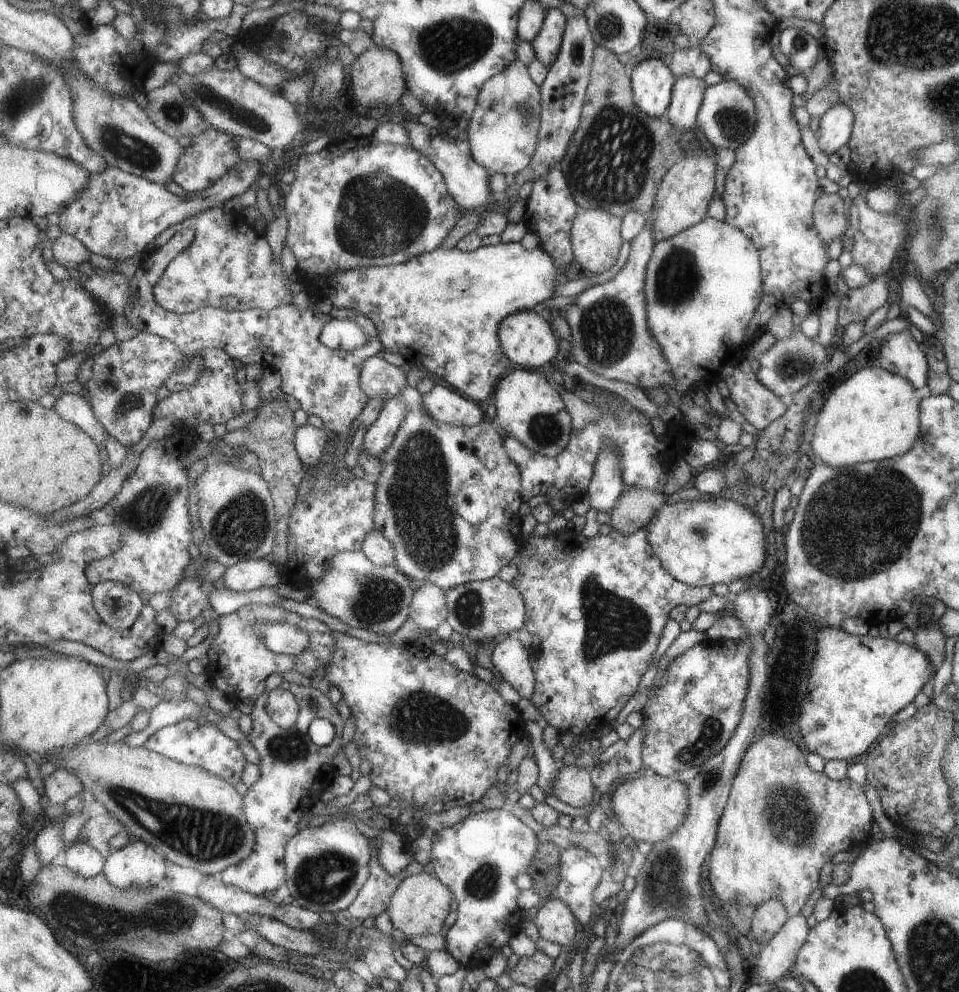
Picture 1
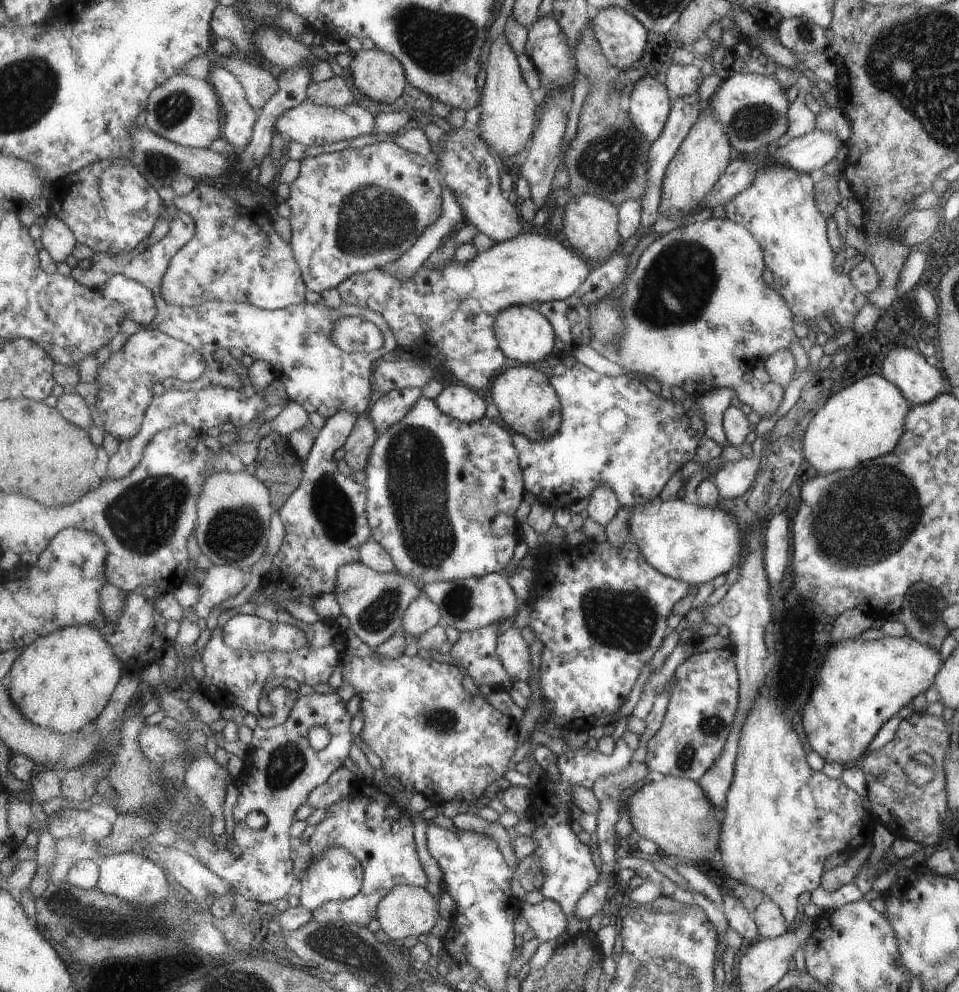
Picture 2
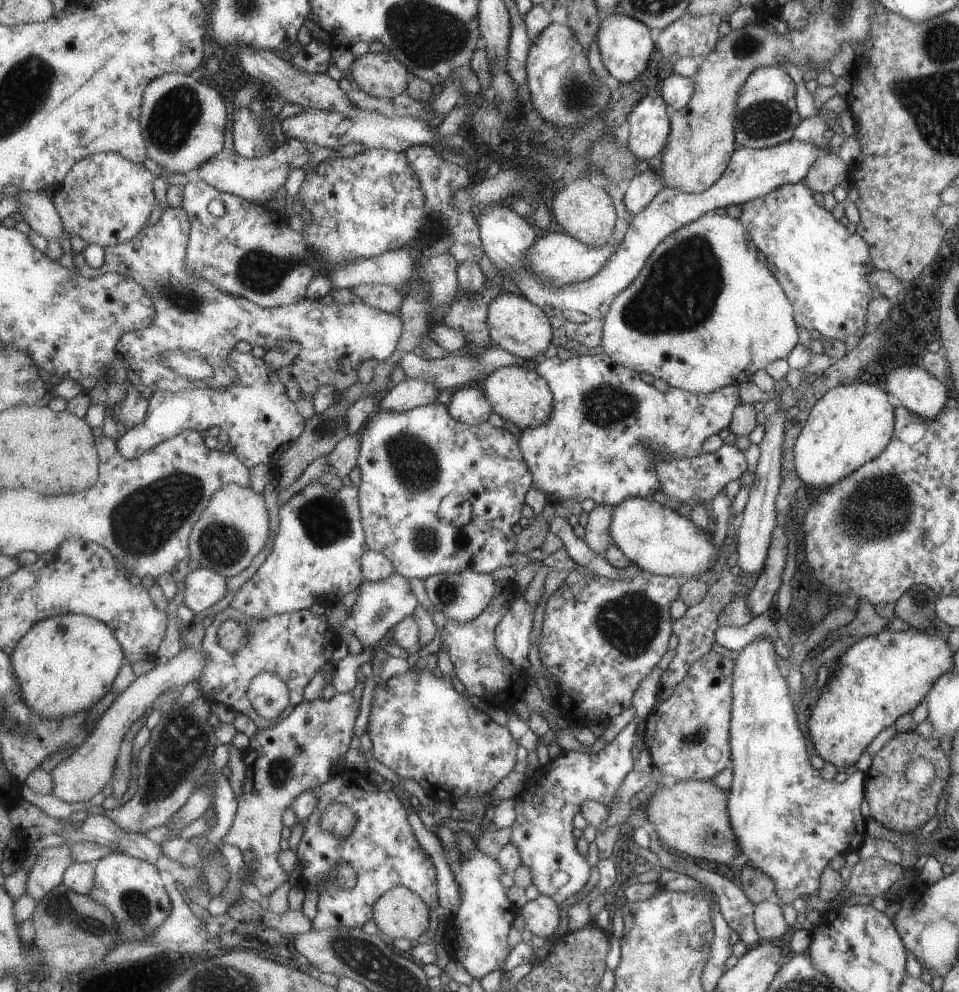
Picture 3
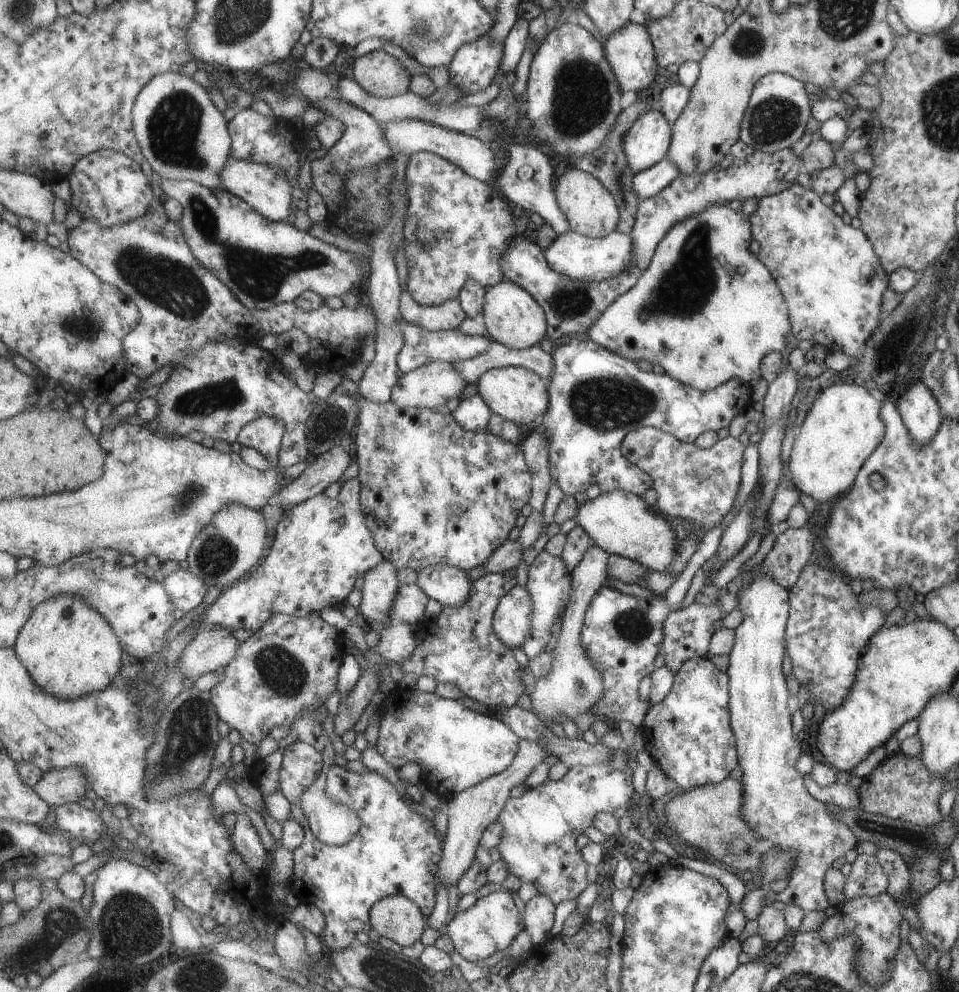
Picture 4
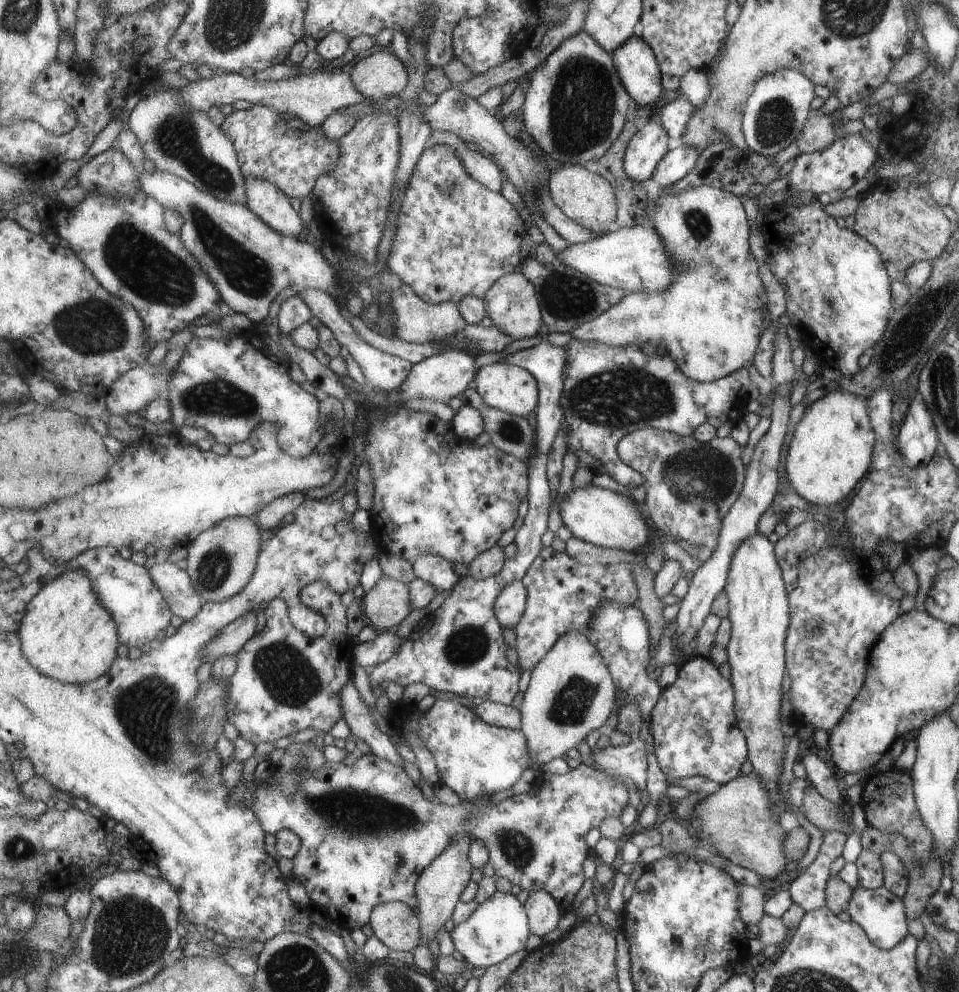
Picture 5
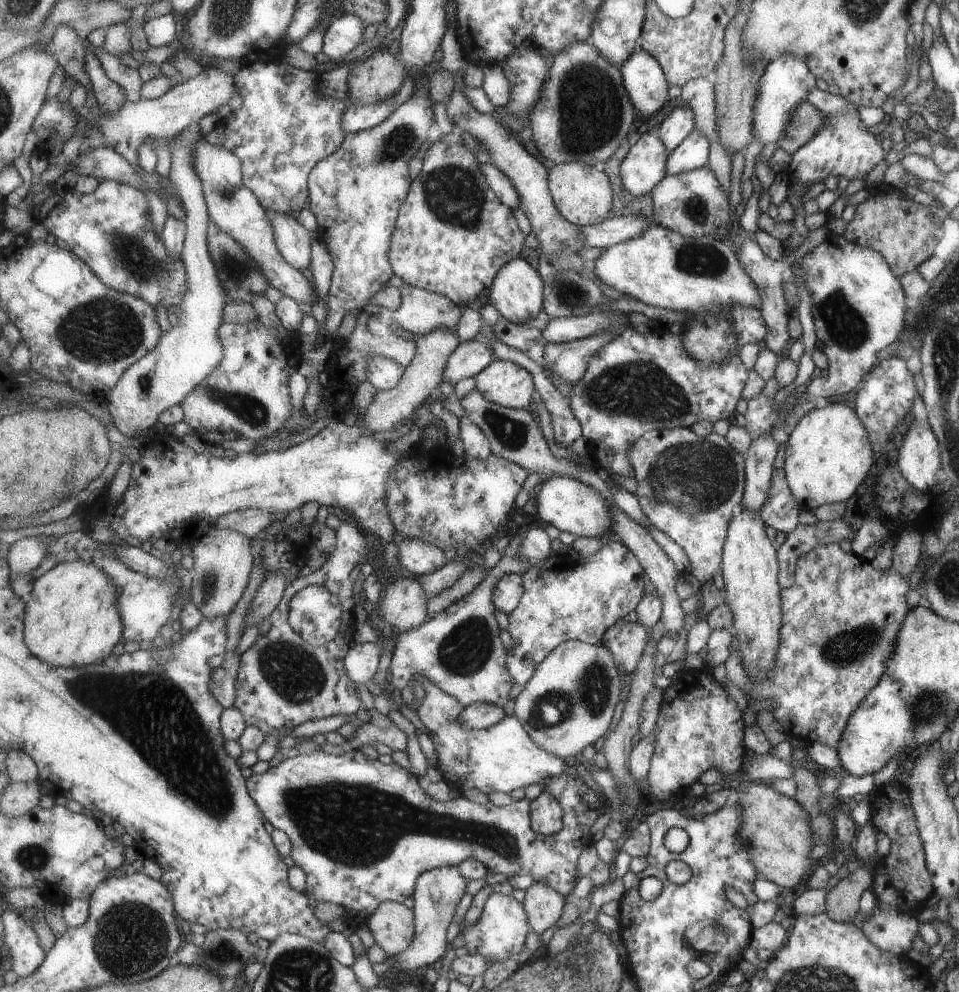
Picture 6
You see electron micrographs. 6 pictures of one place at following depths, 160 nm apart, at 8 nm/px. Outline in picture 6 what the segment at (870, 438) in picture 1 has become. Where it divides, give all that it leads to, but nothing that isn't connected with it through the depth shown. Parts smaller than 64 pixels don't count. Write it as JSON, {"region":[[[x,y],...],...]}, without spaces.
{"region":[[[820,402],[811,405],[810,409],[797,421],[797,424],[788,432],[788,438],[786,441],[786,447],[784,450],[784,477],[790,490],[790,493],[793,495],[795,502],[798,504],[800,510],[812,511],[818,506],[824,505],[825,503],[843,503],[845,500],[855,492],[855,488],[859,487],[859,484],[862,484],[861,480],[867,476],[867,466],[871,466],[871,442],[869,440],[869,434],[866,430],[864,423],[860,421],[860,418],[857,414],[853,414],[851,408],[847,408],[845,404],[833,404],[827,402]]]}

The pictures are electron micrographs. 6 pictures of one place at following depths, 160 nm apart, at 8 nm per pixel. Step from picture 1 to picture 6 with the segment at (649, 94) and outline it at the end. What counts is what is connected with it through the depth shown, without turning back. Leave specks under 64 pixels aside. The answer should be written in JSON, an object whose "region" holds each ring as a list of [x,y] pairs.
{"region":[[[645,134],[622,164],[624,185],[636,197],[647,196],[668,175],[670,152],[661,137]]]}

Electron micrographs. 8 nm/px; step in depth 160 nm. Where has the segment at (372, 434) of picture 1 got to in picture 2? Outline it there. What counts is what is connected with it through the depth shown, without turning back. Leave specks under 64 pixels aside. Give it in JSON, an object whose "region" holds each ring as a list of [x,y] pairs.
{"region":[[[418,387],[405,388],[378,396],[373,401],[369,414],[379,434],[385,434],[393,424],[401,422],[405,416],[416,406],[423,395]]]}

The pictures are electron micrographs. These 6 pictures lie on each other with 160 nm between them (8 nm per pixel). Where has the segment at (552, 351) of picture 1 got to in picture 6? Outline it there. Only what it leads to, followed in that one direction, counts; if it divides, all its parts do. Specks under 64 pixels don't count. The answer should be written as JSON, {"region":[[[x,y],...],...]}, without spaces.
{"region":[[[514,258],[497,273],[488,302],[505,318],[519,324],[534,321],[544,310],[543,278],[525,258]]]}

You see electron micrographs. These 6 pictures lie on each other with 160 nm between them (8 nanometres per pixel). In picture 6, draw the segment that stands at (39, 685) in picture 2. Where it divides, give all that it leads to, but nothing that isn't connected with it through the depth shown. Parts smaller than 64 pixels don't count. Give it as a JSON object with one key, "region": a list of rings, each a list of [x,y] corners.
{"region":[[[76,558],[74,561],[60,560],[59,563],[55,564],[51,569],[49,569],[44,575],[34,580],[33,588],[31,591],[30,601],[26,606],[26,626],[25,640],[28,642],[29,648],[33,651],[33,654],[37,654],[42,661],[49,662],[51,666],[56,667],[86,667],[89,665],[96,665],[97,663],[103,662],[109,655],[111,655],[117,642],[124,640],[124,622],[123,617],[120,613],[120,608],[118,607],[118,591],[116,590],[116,585],[110,578],[110,576],[94,562],[84,561],[83,559]]]}

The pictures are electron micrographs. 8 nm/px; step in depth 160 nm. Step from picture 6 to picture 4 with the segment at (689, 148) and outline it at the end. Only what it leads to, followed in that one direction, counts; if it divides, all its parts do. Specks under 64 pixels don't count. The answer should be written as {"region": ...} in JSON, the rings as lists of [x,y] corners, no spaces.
{"region":[[[667,156],[647,170],[637,172],[633,179],[633,190],[641,200],[650,199],[667,188],[682,172]]]}

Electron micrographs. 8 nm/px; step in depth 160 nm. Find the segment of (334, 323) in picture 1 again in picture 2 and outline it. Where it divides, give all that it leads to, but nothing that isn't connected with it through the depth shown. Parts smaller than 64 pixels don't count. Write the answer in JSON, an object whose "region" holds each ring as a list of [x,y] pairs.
{"region":[[[370,321],[339,322],[332,338],[332,342],[347,353],[373,353],[385,346],[382,331]]]}

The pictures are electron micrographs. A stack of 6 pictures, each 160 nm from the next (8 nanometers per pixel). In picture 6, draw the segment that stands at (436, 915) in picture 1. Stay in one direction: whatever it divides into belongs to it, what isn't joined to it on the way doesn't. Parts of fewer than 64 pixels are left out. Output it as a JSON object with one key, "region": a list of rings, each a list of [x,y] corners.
{"region":[[[383,901],[368,921],[375,944],[389,956],[404,953],[416,937],[416,914],[413,908],[395,901]]]}

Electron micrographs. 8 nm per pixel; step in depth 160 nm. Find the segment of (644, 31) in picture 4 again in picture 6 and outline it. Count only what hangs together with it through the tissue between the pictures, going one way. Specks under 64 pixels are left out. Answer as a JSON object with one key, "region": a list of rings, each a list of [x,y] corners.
{"region":[[[639,48],[620,67],[625,86],[638,112],[655,114],[669,100],[669,81],[664,67],[649,52]]]}

